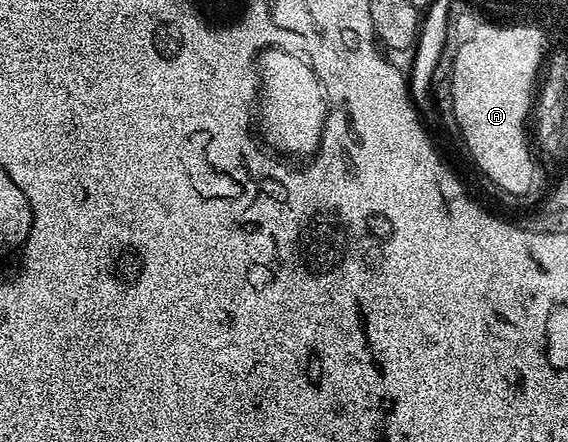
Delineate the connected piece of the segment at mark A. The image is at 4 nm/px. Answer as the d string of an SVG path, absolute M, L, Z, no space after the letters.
M481 22L475 34L463 46L459 46L458 52L451 56L451 61L453 61L453 120L459 126L459 136L469 136L469 140L463 144L467 156L477 156L477 160L481 160L481 168L485 168L485 172L489 172L489 176L493 176L497 184L505 188L513 188L513 192L521 192L521 188L529 184L529 156L525 156L525 140L521 140L521 116L525 116L525 100L529 100L529 80L533 80L533 68L537 64L537 48L547 48L546 34L530 22L496 23Z

